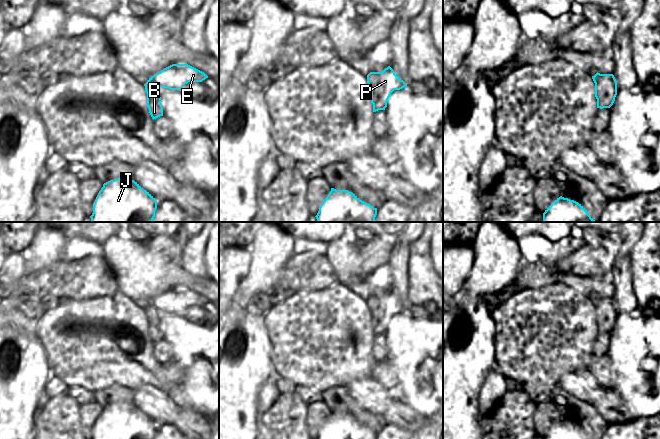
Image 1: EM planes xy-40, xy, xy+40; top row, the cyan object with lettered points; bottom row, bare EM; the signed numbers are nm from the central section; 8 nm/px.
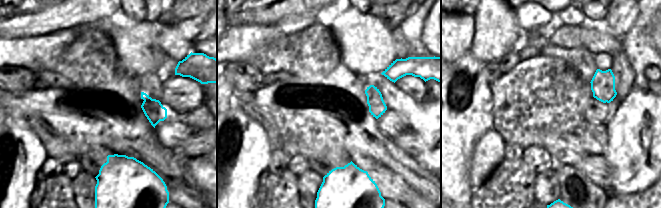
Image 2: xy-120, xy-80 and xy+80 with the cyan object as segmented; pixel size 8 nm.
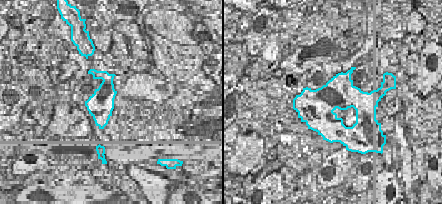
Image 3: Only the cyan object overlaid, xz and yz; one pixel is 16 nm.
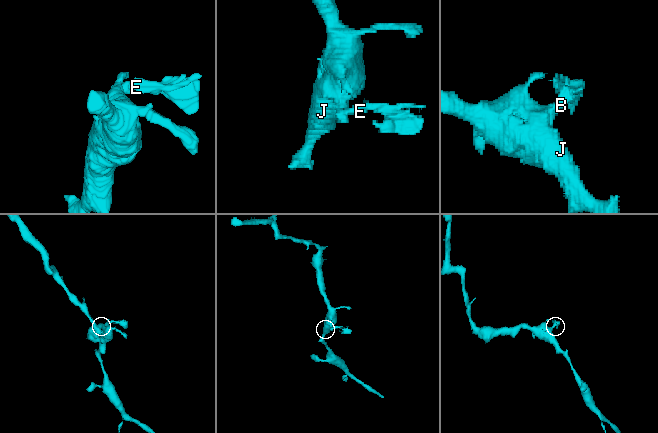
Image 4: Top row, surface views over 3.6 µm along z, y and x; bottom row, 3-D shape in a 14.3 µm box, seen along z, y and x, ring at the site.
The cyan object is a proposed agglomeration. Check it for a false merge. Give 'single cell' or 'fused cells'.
fused cells

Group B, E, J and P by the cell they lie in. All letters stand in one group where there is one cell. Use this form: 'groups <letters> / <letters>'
groups B J / E P

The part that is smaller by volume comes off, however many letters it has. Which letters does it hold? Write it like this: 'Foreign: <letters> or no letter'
Foreign: E, P

